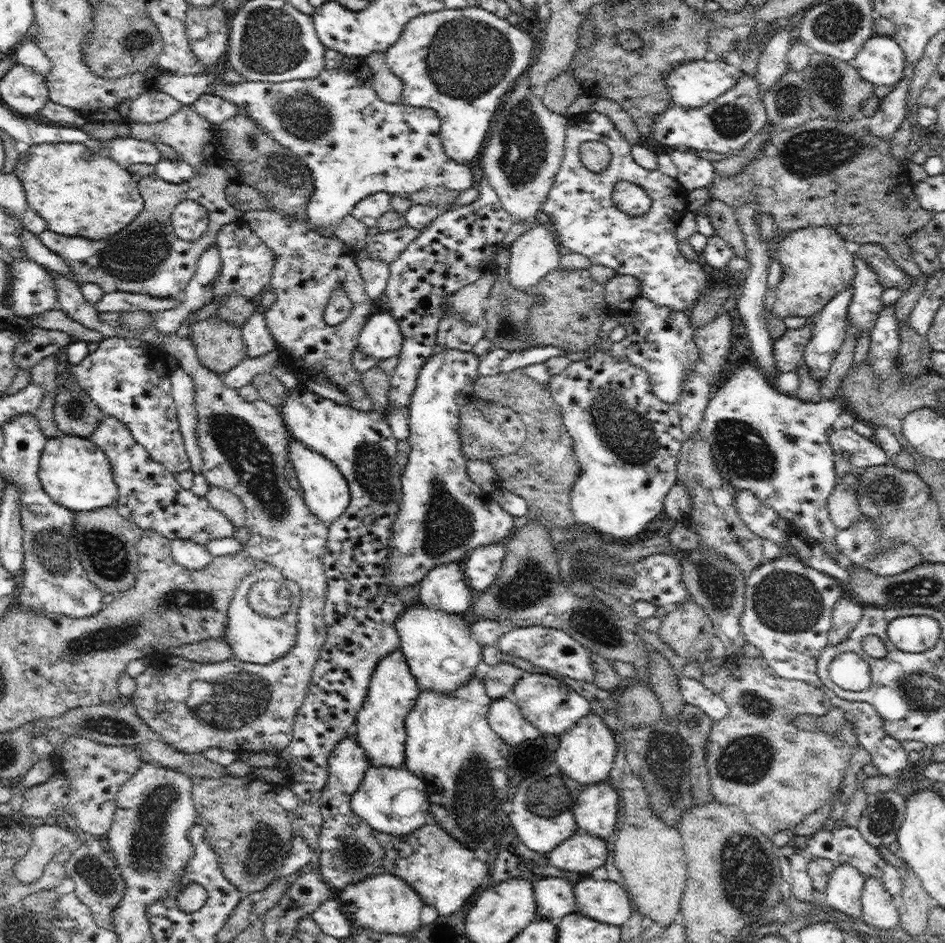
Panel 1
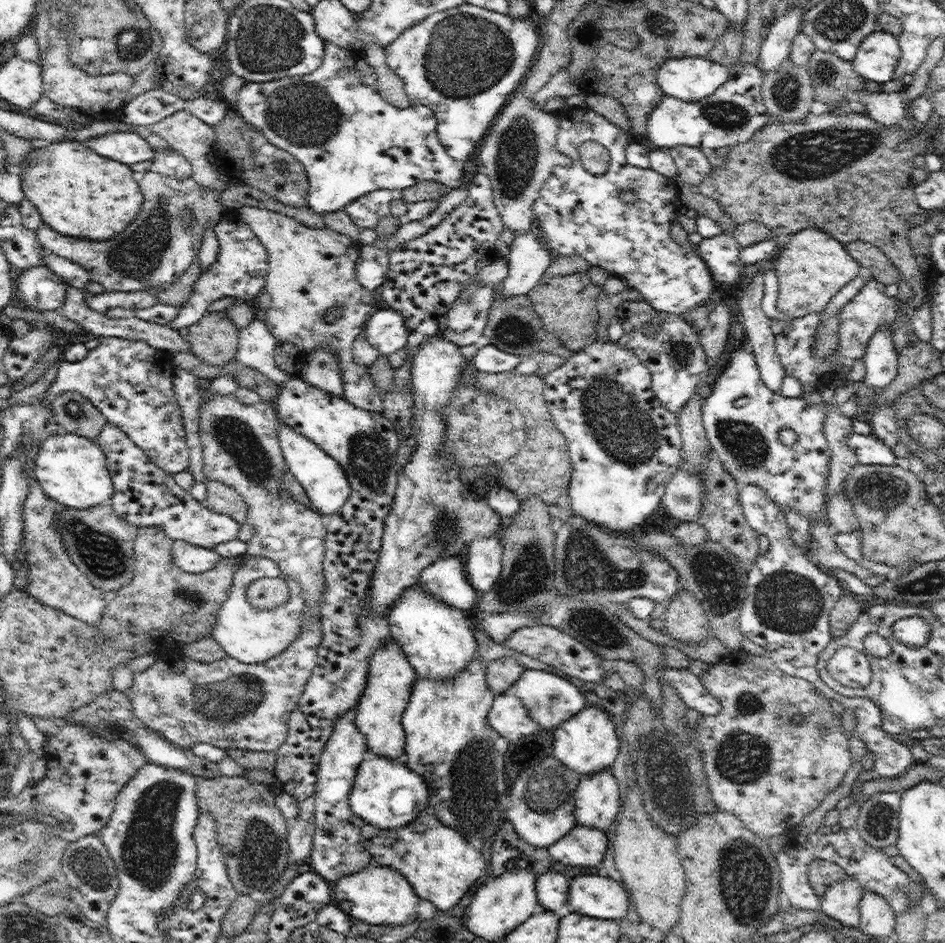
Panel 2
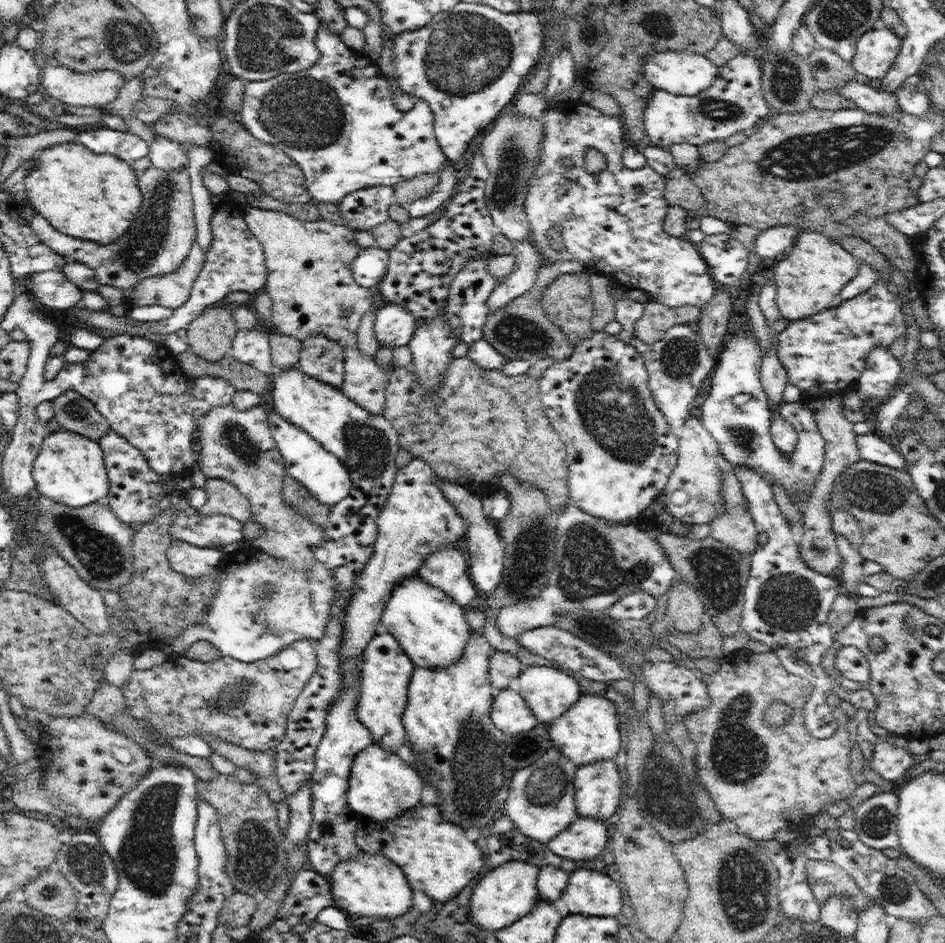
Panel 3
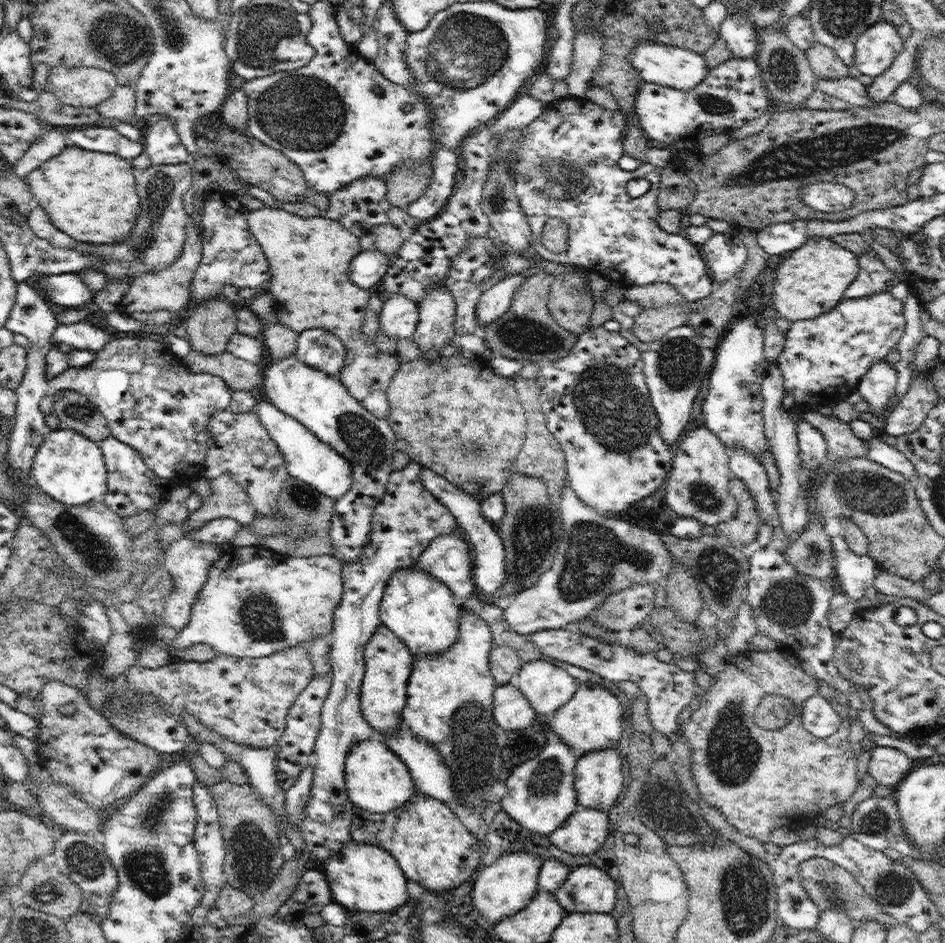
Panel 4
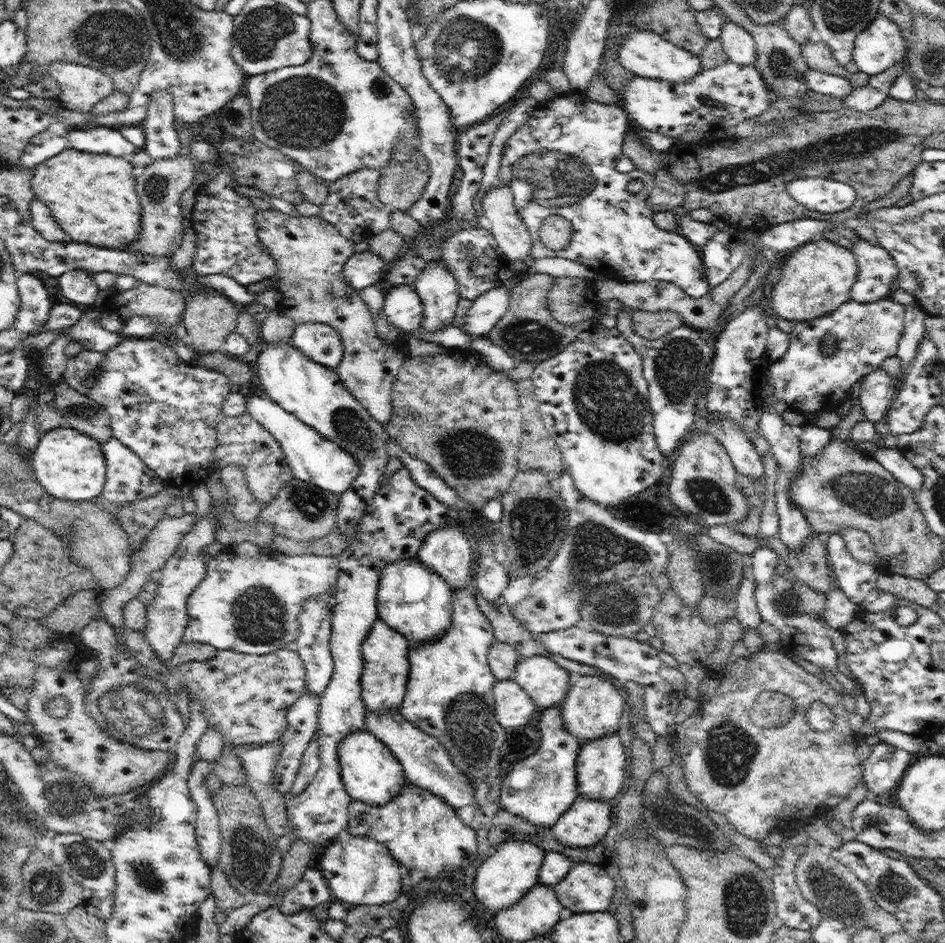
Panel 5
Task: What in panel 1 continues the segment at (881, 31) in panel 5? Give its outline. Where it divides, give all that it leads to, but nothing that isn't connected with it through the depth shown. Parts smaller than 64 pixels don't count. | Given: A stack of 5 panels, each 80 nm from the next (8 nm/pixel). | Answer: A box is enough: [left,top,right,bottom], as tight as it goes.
[851,34,905,86]

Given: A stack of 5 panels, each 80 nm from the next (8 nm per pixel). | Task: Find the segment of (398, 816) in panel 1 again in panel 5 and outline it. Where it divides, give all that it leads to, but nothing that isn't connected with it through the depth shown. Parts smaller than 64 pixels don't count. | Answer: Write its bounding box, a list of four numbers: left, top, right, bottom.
[338,731,407,806]

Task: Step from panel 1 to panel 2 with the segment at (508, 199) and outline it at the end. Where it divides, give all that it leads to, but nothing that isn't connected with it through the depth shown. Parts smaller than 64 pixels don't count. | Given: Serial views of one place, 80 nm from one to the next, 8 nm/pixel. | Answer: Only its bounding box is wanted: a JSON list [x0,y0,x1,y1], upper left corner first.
[480,90,566,236]

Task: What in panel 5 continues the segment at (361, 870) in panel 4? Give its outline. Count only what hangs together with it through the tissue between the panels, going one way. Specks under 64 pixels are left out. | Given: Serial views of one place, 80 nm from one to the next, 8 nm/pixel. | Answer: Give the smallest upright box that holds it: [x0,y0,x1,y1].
[319,836,403,906]

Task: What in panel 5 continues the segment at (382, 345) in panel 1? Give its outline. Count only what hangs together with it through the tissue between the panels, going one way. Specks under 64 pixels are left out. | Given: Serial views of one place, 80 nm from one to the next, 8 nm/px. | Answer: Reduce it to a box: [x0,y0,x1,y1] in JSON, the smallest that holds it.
[383,286,423,333]

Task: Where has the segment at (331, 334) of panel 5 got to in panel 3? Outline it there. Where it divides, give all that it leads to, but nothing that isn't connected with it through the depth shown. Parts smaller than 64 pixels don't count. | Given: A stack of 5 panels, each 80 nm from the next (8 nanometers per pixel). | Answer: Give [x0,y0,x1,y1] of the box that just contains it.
[298,334,344,388]

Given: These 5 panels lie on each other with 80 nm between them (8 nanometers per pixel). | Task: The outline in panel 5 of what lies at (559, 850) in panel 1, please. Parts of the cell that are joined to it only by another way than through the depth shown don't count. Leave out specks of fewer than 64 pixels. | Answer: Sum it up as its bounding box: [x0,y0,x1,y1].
[550,795,612,848]

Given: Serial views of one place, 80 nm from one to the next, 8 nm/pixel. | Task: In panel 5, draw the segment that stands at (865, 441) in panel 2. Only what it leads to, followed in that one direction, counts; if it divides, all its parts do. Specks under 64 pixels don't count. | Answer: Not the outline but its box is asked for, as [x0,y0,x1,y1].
[870,445,923,494]

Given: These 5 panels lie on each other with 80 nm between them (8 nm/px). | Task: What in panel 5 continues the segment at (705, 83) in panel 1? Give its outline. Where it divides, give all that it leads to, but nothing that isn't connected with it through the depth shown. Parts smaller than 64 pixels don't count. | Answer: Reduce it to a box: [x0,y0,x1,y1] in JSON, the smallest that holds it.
[618,30,701,82]

